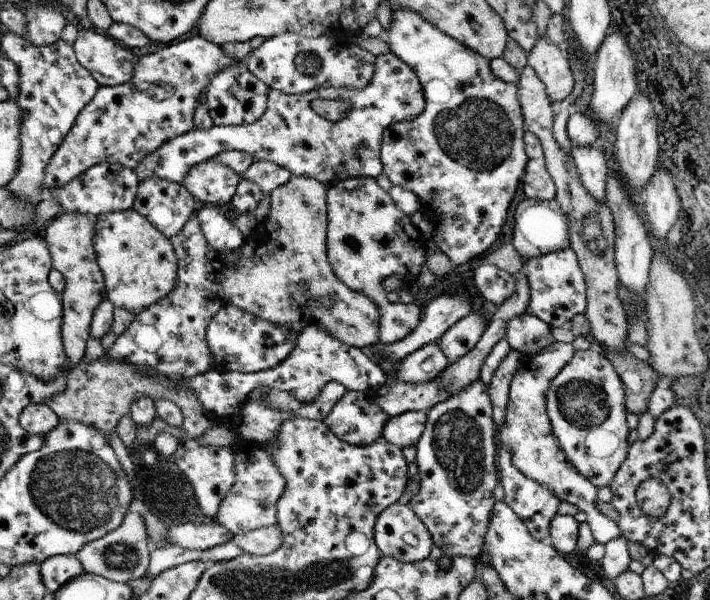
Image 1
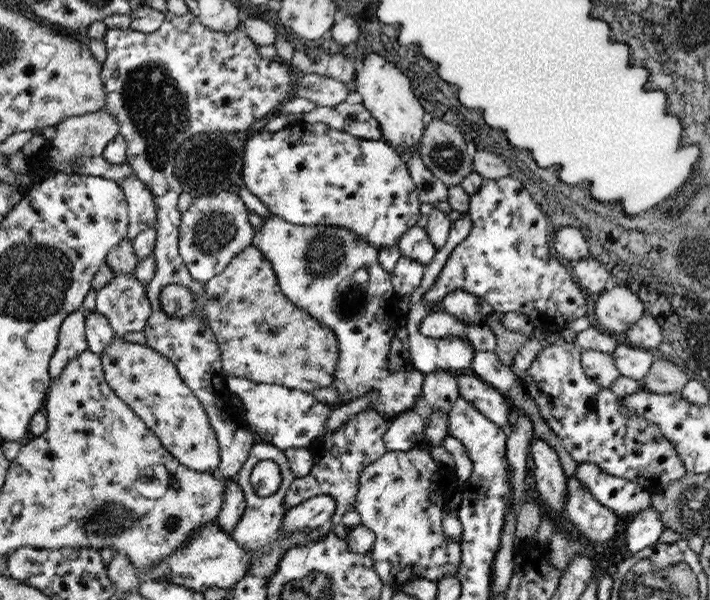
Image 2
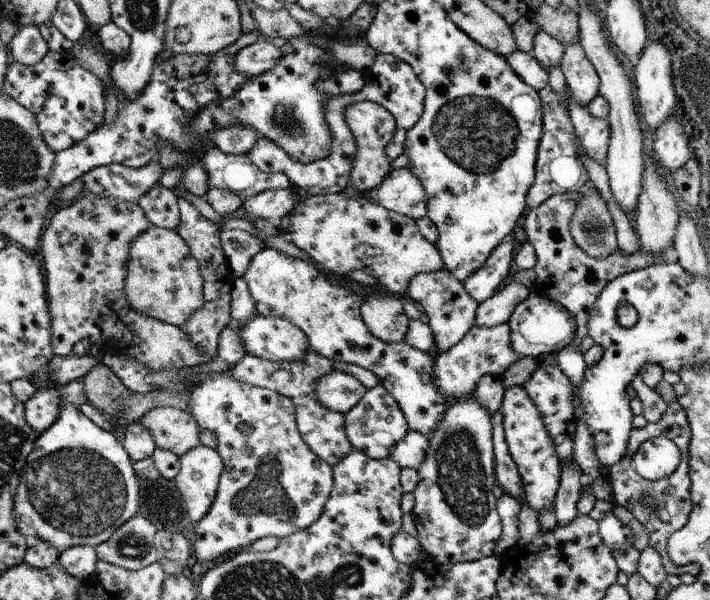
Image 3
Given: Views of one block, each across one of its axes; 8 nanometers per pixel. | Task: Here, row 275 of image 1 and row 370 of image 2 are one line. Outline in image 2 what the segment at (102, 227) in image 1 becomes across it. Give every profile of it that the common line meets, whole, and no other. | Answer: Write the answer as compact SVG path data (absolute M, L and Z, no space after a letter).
M115 336L111 344L99 352L101 366L109 388L141 418L141 422L161 440L163 448L183 466L217 474L221 464L217 436L207 424L207 412L191 388L183 382L177 366L145 344L135 344Z

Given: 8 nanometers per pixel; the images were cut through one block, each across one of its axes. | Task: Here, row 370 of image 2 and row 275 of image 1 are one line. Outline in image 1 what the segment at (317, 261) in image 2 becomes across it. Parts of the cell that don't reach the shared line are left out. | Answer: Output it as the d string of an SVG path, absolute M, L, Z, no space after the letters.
M351 178L349 184L335 182L327 186L327 260L345 286L379 304L379 344L383 346L407 338L419 326L423 310L415 304L389 304L383 296L381 280L387 276L419 278L425 252L425 238L419 228L395 206L391 194L375 178Z

